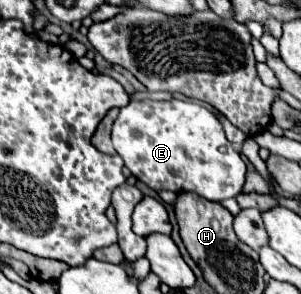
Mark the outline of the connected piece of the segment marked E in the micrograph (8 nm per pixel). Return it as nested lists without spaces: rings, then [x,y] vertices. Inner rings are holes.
[[[129,101],[121,107],[119,117],[113,123],[113,147],[123,157],[125,167],[145,185],[155,191],[193,191],[209,201],[223,201],[241,193],[245,183],[245,163],[241,155],[227,141],[219,119],[195,101]]]

